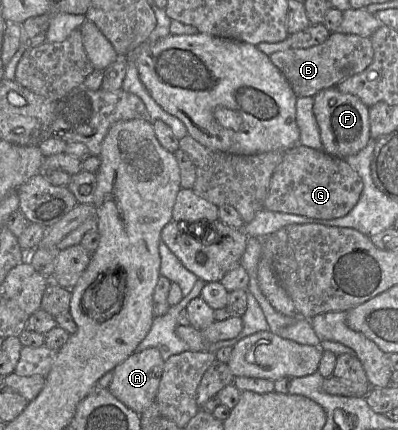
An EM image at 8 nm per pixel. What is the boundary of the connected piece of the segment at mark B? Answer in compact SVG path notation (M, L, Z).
M332 32L321 44L304 48L290 48L269 56L298 97L314 97L319 91L337 86L341 81L364 71L373 61L370 37Z

